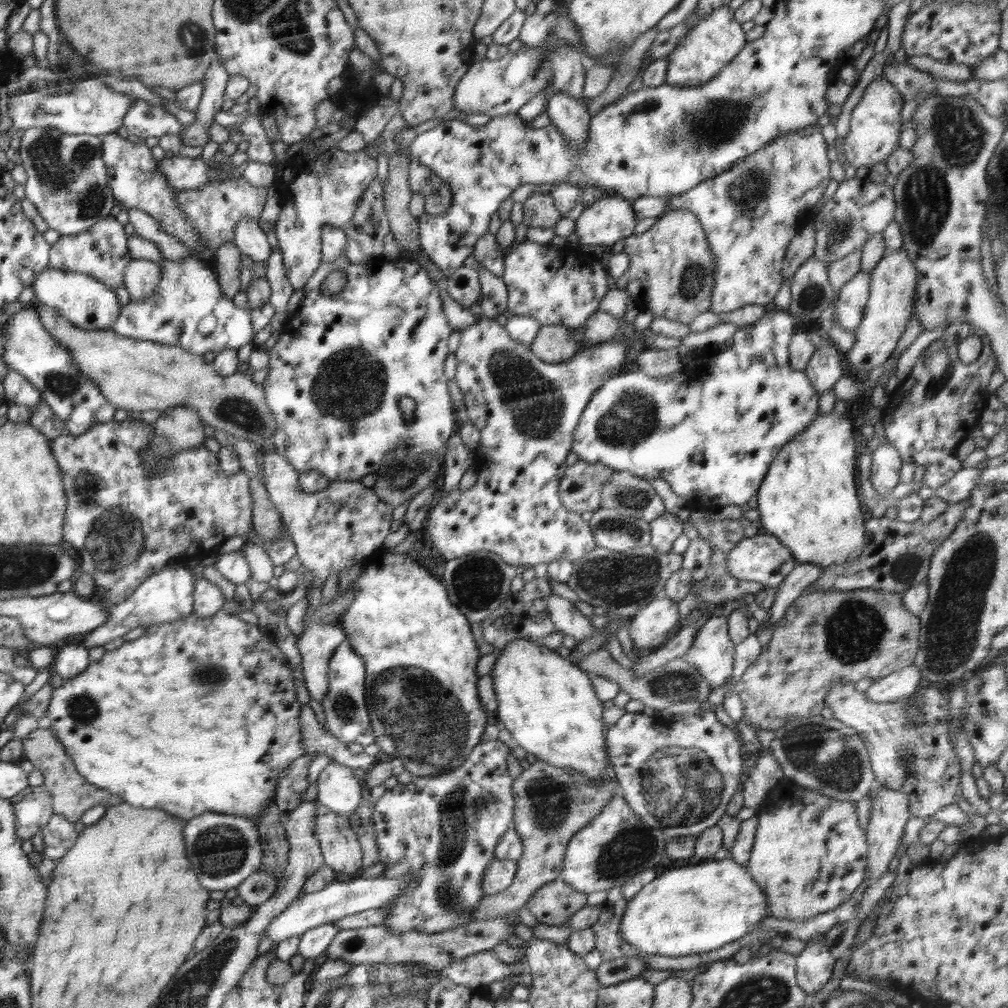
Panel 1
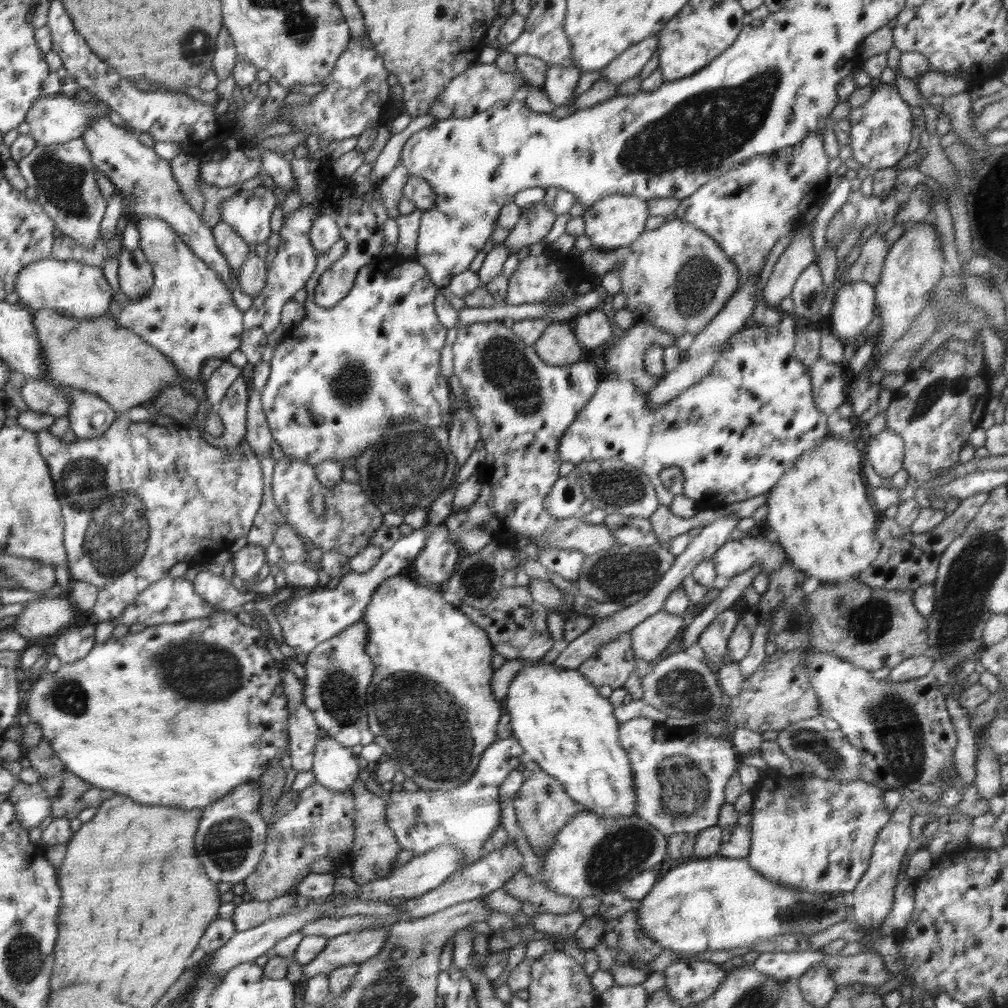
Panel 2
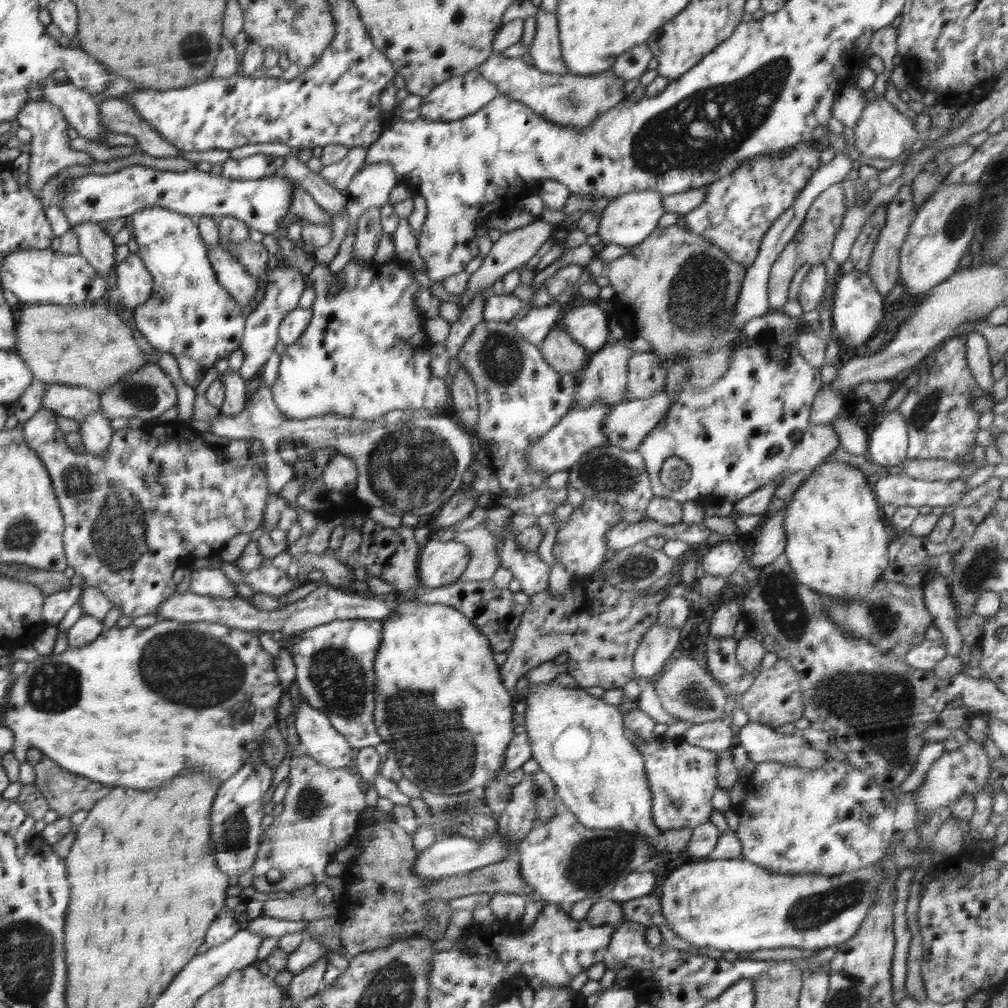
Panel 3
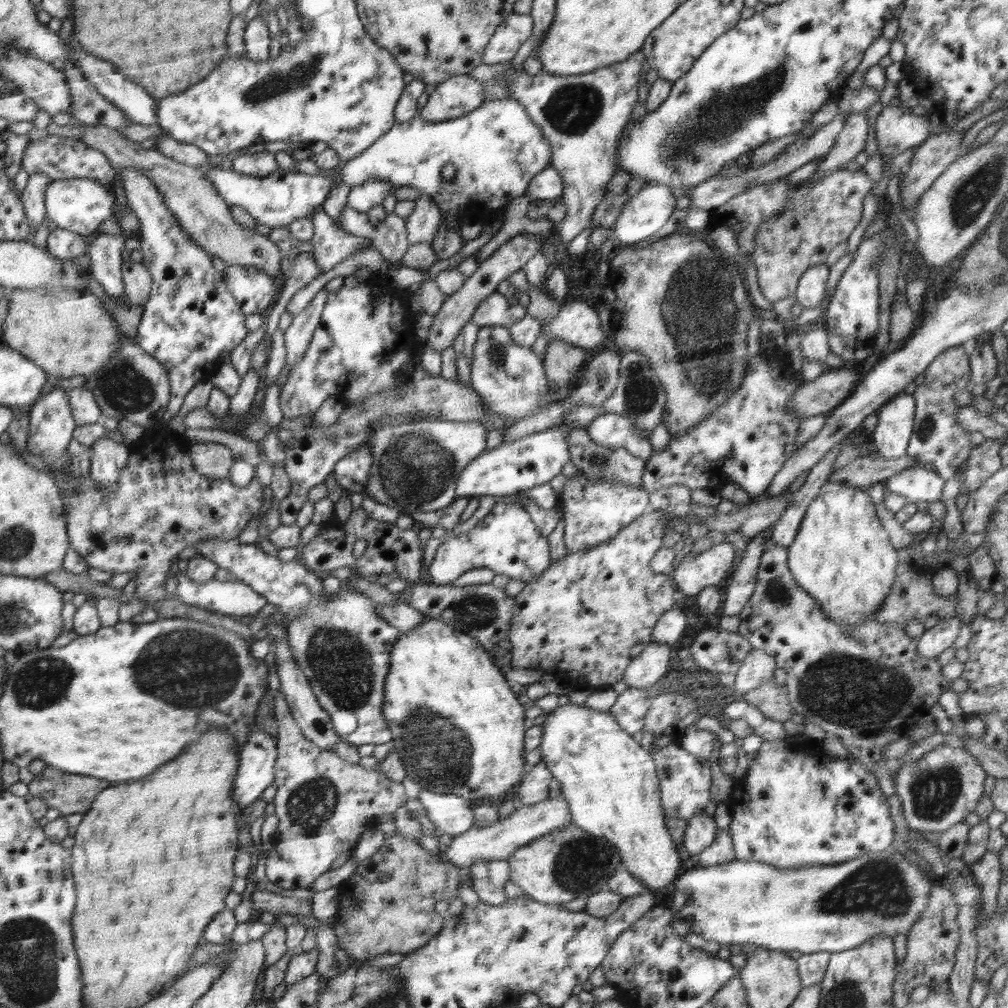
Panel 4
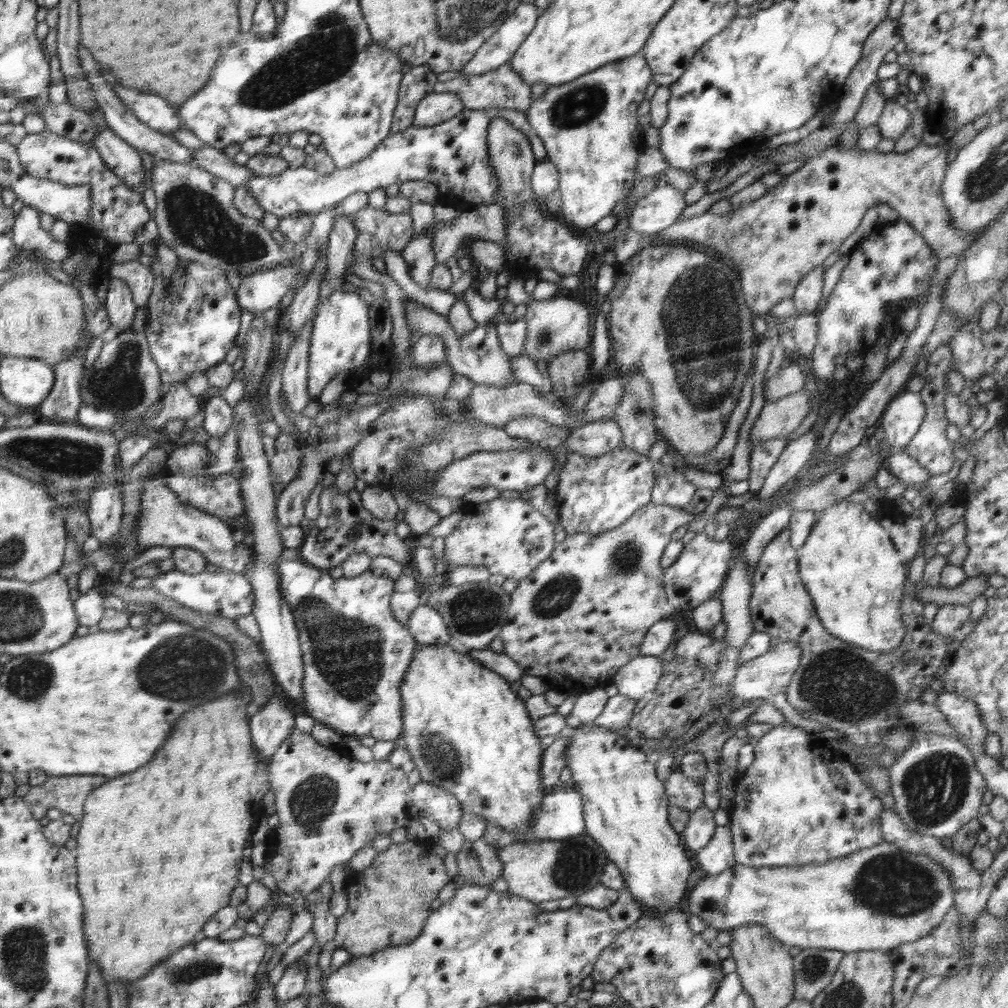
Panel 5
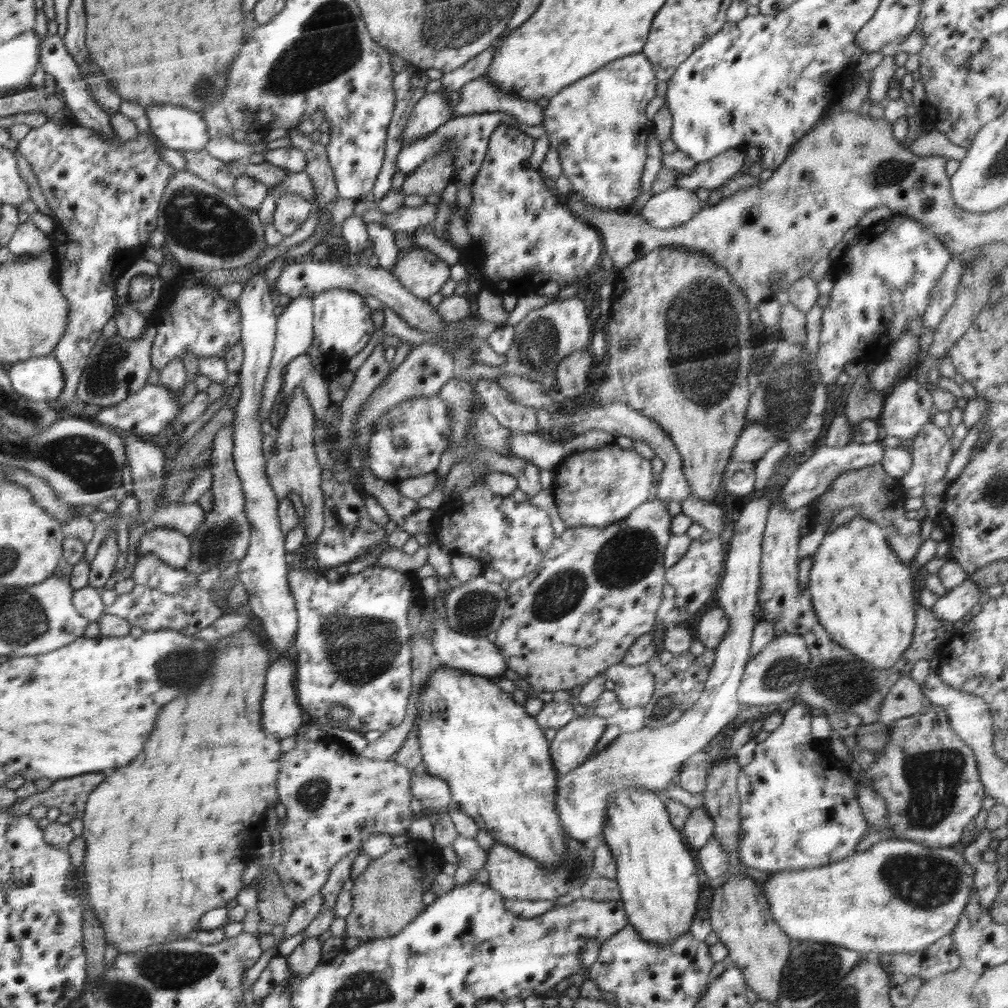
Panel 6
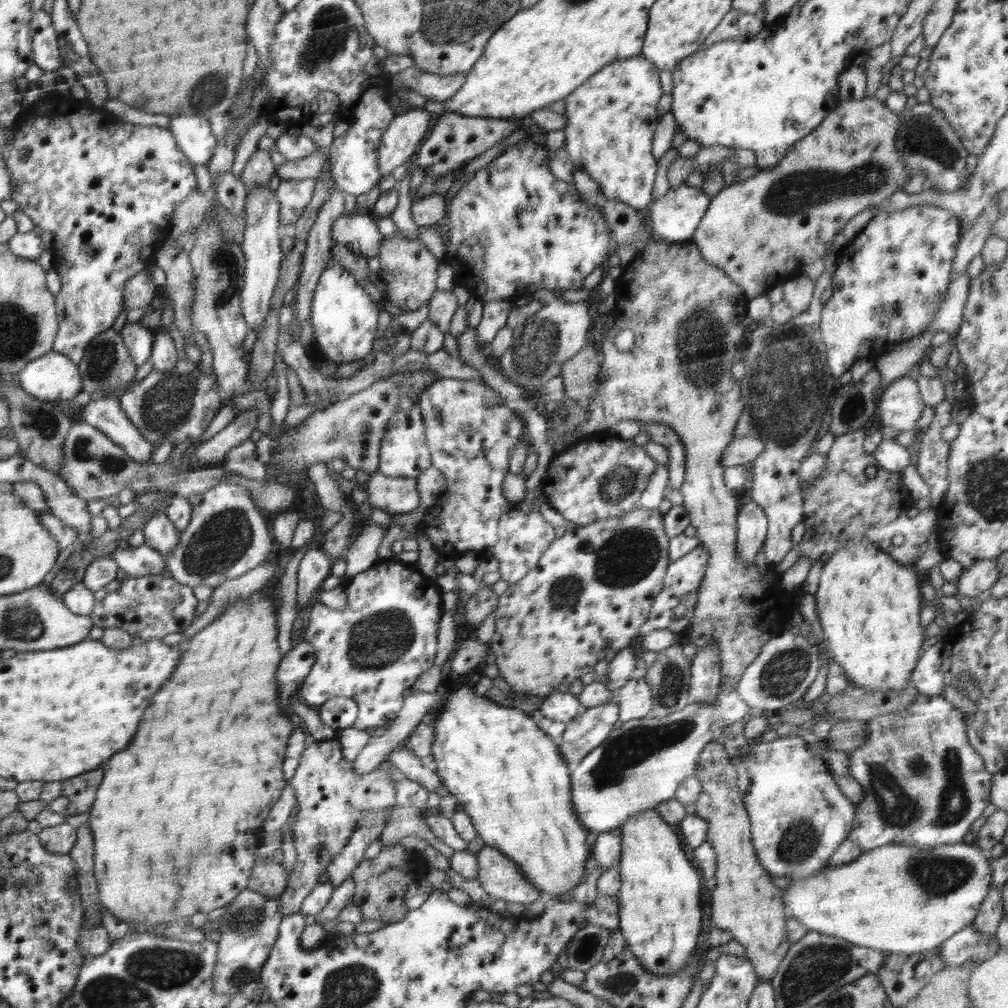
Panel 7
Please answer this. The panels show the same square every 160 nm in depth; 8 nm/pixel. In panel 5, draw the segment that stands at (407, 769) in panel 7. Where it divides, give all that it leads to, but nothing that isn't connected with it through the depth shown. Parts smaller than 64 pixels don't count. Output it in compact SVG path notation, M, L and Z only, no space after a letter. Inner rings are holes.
M421 780L413 787L411 799L419 814L428 816L440 829L458 828L463 815L461 804L445 788Z

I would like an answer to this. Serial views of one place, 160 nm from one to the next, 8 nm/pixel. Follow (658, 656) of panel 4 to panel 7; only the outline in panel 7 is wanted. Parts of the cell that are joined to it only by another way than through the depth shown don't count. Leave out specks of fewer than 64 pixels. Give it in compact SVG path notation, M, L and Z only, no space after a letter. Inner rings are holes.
M644 677L628 679L628 682L617 691L619 720L623 723L651 714L655 698Z

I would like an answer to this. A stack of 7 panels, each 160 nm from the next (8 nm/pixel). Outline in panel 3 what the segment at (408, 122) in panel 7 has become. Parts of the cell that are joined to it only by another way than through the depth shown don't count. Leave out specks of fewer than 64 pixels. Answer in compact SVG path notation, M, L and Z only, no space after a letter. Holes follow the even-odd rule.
M474 69L465 75L456 76L446 80L444 83L436 86L420 103L420 117L424 120L448 122L461 120L478 112L483 106L486 106L491 100L503 97L494 84L484 80L480 76L480 71Z

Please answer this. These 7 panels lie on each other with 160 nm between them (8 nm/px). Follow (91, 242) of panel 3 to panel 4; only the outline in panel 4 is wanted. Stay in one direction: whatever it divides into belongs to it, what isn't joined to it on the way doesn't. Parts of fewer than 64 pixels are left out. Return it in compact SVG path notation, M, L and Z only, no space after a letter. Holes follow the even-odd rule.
M96 234L89 246L89 272L93 279L117 301L126 301L124 275L121 272L121 252L125 249L124 237Z

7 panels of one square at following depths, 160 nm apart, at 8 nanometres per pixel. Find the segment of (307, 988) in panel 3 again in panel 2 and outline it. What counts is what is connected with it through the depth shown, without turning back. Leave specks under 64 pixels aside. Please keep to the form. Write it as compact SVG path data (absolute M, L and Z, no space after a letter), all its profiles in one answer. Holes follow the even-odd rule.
M380 927L380 930L366 930L360 934L343 933L330 937L326 948L312 962L303 966L302 978L308 981L318 974L330 974L346 964L368 960L382 951L386 941L388 930L385 927Z

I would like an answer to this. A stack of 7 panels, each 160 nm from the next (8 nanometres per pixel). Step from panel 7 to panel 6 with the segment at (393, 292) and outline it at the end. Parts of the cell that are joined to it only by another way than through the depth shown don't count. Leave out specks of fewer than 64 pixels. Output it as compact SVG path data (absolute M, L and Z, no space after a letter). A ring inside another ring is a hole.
M415 245L413 248L399 250L396 264L394 268L390 270L390 273L392 273L416 298L428 299L430 296L440 291L446 280L450 278L449 268L448 263L439 259L435 253L425 247Z

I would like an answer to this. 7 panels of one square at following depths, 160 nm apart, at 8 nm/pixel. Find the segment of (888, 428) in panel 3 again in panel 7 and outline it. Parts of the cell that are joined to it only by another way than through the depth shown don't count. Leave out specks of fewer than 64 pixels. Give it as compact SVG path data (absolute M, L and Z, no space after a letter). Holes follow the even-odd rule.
M904 375L887 386L878 403L883 427L903 432L916 430L917 419L922 416L926 405L917 382L909 375Z

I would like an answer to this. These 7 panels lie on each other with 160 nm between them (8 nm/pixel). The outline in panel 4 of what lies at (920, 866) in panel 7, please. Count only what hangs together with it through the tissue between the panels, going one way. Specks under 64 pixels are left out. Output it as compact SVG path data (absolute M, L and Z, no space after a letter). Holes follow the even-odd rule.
M892 844L882 852L870 852L864 856L847 860L840 864L834 865L816 865L800 867L794 869L776 868L775 866L756 861L733 861L717 864L709 867L694 868L694 870L684 870L677 876L674 881L674 893L672 898L672 912L674 912L674 919L684 920L690 924L689 933L694 933L702 936L704 940L716 941L720 945L742 945L746 948L748 945L756 945L758 947L766 948L774 951L790 952L799 951L802 954L813 954L816 952L840 953L854 948L858 948L860 944L866 944L868 940L872 940L874 936L888 936L888 938L896 938L898 934L907 934L920 920L922 912L928 906L930 885L932 878L927 878L925 872L917 867L917 864L910 864Z

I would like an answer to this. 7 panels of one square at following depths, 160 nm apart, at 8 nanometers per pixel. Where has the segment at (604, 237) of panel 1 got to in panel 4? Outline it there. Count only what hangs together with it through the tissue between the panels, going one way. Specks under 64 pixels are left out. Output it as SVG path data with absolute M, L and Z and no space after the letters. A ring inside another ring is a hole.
M652 184L629 198L612 227L617 245L629 246L658 232L674 212L678 196L665 184Z

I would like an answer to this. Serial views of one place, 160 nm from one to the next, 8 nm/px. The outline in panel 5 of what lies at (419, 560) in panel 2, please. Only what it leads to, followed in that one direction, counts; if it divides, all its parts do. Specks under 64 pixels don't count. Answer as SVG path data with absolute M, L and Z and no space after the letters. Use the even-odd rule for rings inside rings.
M504 497L483 503L473 504L466 508L464 519L460 521L449 535L444 538L444 561L448 563L449 574L458 566L484 566L491 575L501 575L522 581L536 569L554 550L554 524L544 515L538 513L534 506L520 498Z

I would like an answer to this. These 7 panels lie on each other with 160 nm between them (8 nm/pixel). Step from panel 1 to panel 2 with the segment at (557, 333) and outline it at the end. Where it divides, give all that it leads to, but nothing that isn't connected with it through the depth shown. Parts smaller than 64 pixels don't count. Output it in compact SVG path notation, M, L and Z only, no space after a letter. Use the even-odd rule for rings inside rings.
M560 322L550 323L533 344L543 361L559 367L577 363L583 354L581 347L572 328Z

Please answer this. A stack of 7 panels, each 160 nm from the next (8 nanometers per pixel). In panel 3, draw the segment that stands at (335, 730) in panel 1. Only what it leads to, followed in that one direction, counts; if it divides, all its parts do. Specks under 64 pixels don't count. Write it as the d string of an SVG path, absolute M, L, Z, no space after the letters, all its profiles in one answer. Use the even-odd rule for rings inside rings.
M331 620L299 633L290 650L301 698L305 698L310 707L326 714L330 724L346 737L354 750L376 746L383 741L373 721L373 664L381 642L381 620Z

